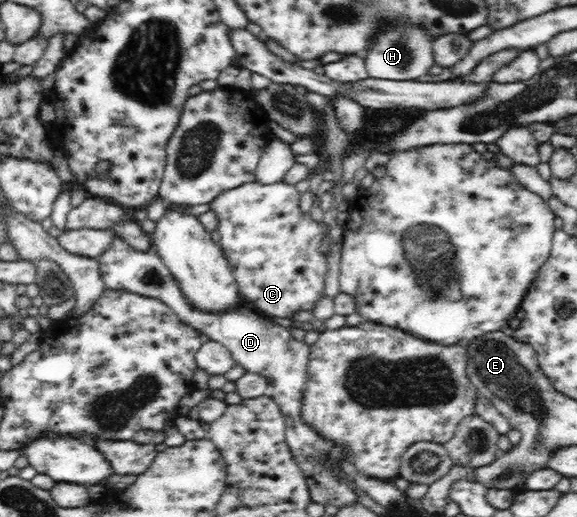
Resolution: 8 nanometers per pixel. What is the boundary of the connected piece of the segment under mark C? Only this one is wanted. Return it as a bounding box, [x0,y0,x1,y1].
[210,181,327,317]

